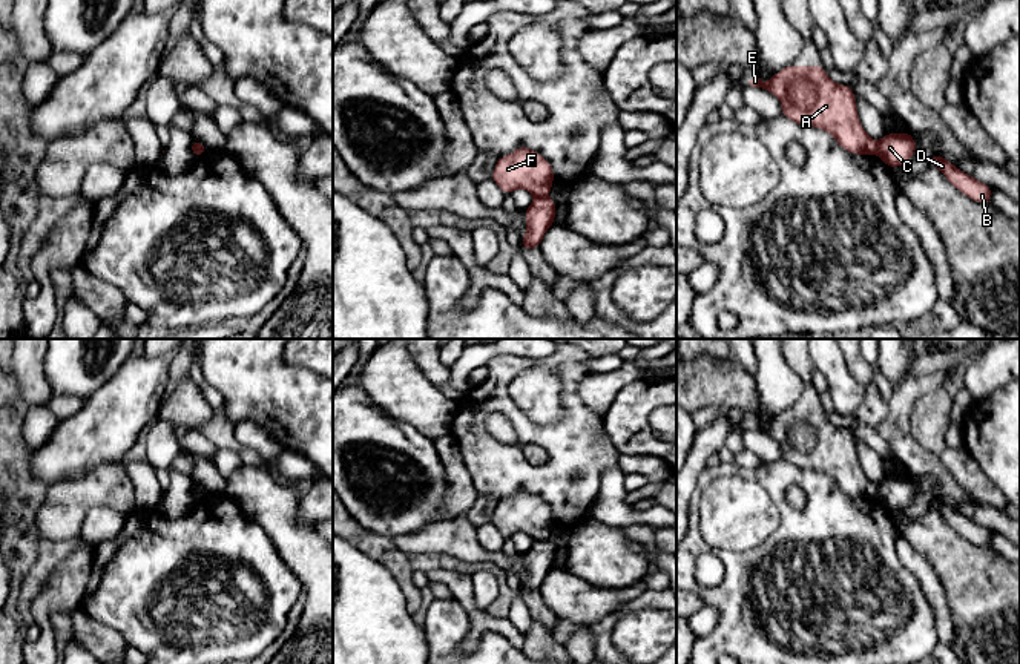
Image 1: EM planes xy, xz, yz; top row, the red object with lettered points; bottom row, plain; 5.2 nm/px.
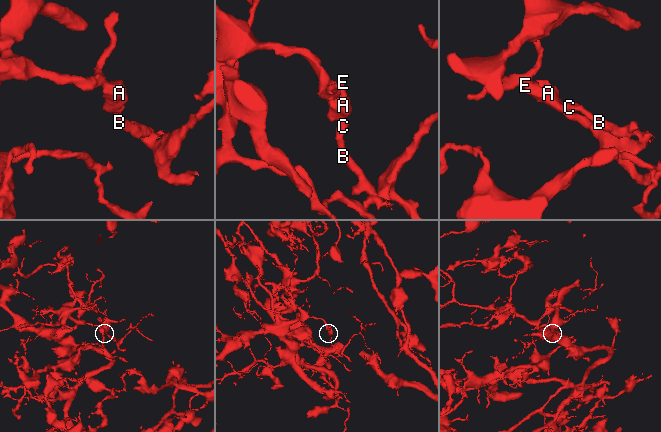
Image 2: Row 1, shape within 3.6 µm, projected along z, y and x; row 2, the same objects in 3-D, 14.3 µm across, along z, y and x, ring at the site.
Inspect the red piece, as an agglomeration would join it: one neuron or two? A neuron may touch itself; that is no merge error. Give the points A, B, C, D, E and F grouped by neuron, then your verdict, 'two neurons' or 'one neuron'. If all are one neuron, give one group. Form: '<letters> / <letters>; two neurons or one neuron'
A E F / B C D; two neurons

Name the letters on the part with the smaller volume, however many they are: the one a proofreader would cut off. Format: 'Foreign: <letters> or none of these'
Foreign: B, C, D

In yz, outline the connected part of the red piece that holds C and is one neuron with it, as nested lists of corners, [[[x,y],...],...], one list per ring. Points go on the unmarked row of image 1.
[[[910,475],[885,477],[877,486],[877,500],[888,509],[896,512],[905,509],[914,498],[917,488]]]

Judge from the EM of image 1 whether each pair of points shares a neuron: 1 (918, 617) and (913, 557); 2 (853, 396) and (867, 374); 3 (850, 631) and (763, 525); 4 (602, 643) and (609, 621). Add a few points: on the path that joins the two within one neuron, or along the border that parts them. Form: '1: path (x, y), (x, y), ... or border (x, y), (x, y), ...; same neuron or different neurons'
1: border (894, 546), (899, 562), (919, 583), (931, 609); different neurons
2: border (841, 355), (847, 370), (865, 388); different neurons
3: border (770, 497), (778, 526), (753, 548), (738, 551); different neurons
4: path (602, 638), (605, 626); same neuron

